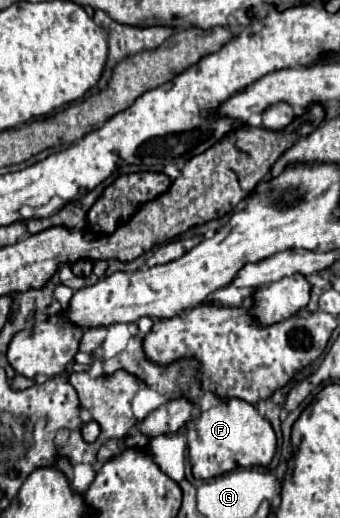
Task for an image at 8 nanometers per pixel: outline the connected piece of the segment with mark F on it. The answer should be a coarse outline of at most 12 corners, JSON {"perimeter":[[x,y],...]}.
{"perimeter":[[228,399],[186,437],[196,479],[268,465],[270,421]]}

